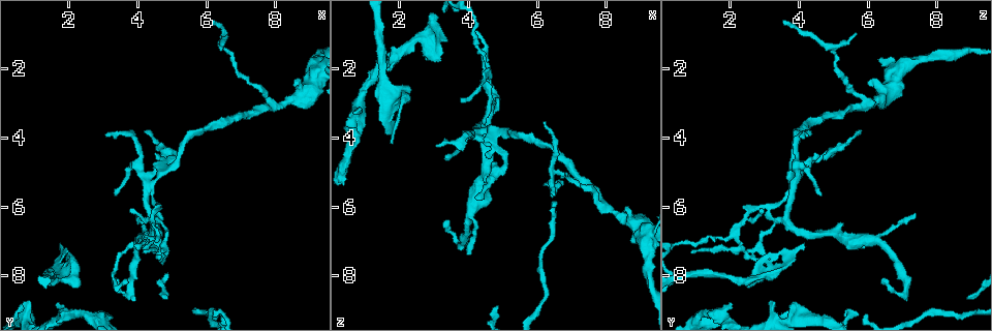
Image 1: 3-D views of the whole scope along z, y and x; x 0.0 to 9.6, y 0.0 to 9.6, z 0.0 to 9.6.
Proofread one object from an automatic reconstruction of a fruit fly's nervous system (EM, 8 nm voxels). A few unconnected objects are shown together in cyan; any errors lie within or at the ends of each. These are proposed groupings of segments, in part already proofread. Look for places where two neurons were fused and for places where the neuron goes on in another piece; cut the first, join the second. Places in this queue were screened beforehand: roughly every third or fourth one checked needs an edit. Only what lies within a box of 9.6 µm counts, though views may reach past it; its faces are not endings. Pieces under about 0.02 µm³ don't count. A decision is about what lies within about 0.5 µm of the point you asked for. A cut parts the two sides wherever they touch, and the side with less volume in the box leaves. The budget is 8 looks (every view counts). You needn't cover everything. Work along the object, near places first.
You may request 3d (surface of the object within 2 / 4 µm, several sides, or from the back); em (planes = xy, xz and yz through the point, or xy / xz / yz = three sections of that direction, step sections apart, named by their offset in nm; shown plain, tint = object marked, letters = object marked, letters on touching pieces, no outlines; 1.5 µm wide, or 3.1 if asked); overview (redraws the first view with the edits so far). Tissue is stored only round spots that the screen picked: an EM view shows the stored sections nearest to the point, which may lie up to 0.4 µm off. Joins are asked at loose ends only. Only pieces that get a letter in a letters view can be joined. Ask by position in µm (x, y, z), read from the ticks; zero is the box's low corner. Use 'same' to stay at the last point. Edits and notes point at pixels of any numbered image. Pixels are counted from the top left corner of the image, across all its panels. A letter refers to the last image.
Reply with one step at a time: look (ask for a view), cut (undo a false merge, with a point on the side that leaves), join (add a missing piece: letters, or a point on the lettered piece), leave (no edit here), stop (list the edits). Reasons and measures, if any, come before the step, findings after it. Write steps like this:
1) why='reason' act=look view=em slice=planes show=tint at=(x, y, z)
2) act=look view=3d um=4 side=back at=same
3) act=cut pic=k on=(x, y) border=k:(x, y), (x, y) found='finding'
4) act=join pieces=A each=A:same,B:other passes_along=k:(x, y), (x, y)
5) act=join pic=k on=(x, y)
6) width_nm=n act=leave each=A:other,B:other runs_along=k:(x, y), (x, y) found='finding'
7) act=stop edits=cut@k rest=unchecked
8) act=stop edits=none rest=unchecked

why='thick end' act=look view=3d um=2 at=(3.20, 9.15, 1.75)

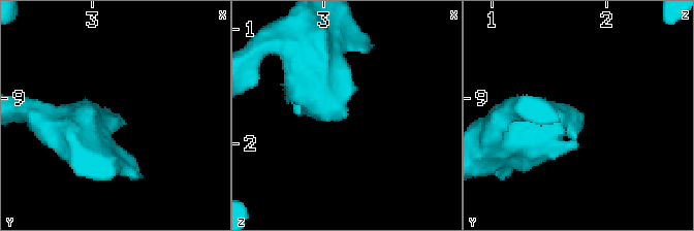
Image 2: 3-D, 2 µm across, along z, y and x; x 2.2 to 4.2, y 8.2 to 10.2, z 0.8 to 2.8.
act=look view=em slice=xz step=4 show=tint at=(3.16, 9.12, 1.68)

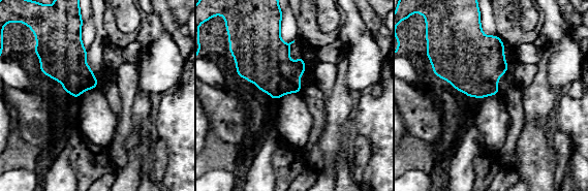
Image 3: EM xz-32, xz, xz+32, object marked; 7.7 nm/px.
why='see the neighbours' act=look view=em slice=xz step=4 show=letters at=same

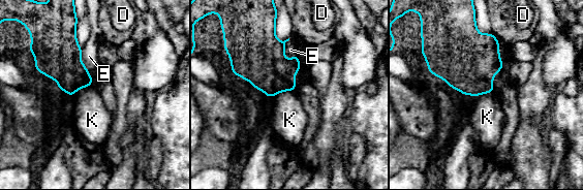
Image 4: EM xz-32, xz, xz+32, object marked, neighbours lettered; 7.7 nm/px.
longest_contact=K:190nm act=leave each=D:other,E:other,K:other border=4:(289, 38), (284, 49), (287, 60) found='none of them fits'

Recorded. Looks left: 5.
why='an open end' act=look view=em slice=xz step=8 show=letters at=(0.80, 8.75, 3.15)

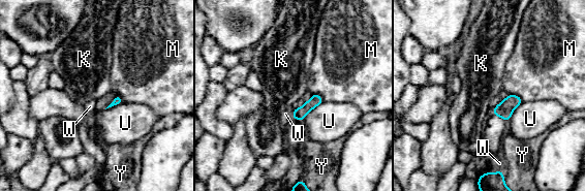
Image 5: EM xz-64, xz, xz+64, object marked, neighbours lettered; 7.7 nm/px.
act=look view=em slice=planes show=letters at=same

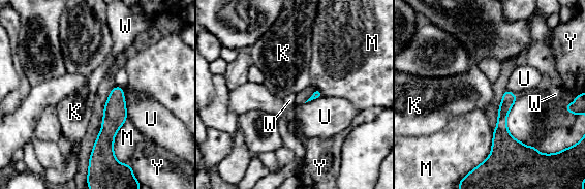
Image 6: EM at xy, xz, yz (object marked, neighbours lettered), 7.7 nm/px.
act=leave each=K:other,M:other,U:other,W:other,Y:other runs_along=6:(117, 89), (109, 153) found='no lettered piece goes on from it'

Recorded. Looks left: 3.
act=look view=3d um=4 at=(3.95, 6.25, 7.35)

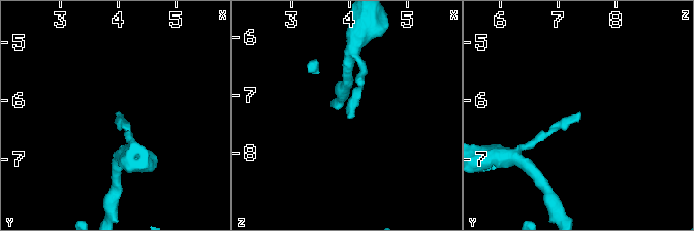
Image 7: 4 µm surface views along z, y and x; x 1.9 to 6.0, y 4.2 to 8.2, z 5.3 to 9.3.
act=look view=em slice=xz step=4 show=tint at=(4.00, 6.25, 7.45)

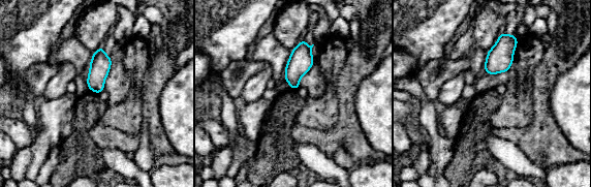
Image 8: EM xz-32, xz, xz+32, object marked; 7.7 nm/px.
why='another direction' act=look view=em slice=planes show=letters at=same

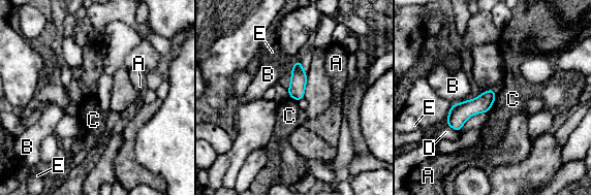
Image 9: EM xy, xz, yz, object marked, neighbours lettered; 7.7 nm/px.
act=leave each=A:other,B:other,C:other,D:other,E:other runs_along=9:(492, 93), (449, 122) found='no lettered piece goes on from it'

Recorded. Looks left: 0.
act=stop edits=none rest=unchecked

